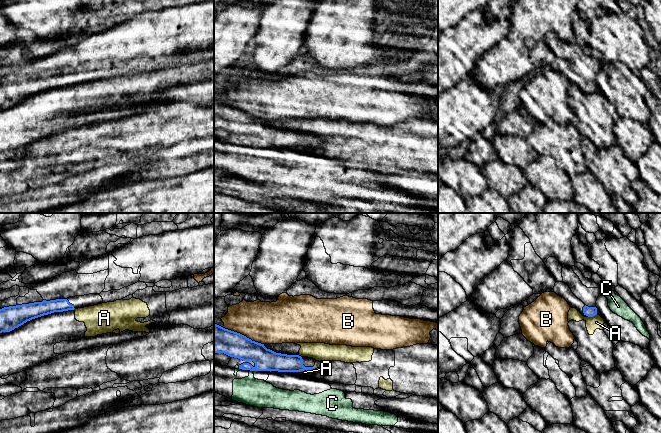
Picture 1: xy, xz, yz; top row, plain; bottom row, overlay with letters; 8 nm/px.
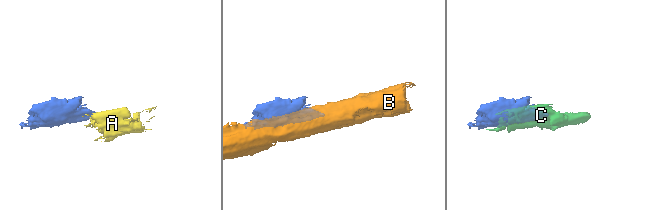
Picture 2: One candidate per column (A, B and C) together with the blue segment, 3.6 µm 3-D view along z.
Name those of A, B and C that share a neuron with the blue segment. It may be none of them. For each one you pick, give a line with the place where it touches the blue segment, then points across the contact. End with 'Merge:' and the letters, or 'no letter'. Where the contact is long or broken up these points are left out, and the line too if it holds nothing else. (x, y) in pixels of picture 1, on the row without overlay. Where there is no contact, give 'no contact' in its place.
Merge: no letter

